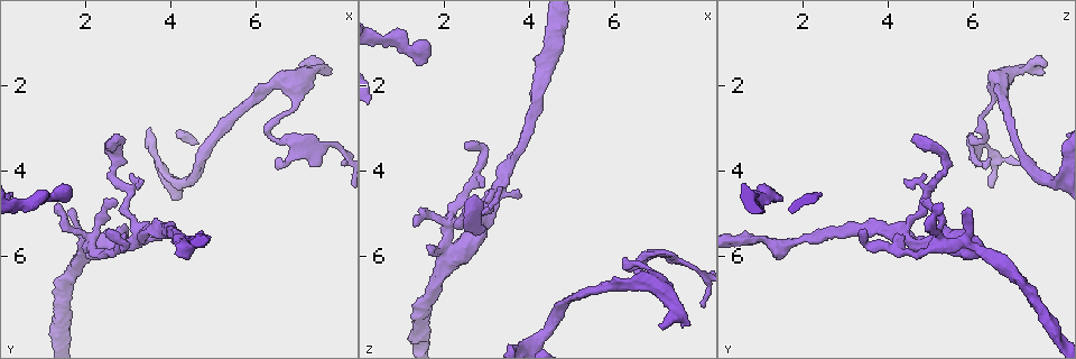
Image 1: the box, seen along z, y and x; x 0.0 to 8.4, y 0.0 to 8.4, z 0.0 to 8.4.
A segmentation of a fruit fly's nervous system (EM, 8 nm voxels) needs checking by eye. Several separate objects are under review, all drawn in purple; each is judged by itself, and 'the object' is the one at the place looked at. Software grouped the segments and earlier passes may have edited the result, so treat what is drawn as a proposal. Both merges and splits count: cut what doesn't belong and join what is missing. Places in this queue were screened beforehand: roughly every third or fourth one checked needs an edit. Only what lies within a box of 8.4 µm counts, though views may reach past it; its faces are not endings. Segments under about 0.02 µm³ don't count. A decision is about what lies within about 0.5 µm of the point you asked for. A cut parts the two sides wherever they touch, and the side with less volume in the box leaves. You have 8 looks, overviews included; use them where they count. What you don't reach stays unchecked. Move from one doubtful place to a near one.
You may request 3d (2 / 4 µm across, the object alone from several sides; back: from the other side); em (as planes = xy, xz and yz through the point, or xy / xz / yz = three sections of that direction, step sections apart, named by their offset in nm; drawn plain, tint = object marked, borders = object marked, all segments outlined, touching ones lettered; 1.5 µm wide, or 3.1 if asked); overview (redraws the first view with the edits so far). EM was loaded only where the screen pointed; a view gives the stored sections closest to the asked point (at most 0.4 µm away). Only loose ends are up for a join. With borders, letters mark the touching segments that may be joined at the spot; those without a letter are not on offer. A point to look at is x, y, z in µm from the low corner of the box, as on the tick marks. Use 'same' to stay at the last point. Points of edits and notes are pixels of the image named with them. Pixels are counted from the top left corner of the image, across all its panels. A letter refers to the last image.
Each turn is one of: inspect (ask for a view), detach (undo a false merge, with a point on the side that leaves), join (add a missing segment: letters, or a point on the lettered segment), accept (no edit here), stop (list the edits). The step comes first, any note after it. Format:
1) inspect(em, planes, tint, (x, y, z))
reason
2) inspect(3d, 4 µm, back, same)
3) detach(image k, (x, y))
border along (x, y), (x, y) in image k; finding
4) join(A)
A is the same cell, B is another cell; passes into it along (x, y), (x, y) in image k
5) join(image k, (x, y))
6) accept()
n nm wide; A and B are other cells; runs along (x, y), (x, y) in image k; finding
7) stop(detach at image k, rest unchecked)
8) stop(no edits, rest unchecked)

inspect(em, planes, tint, (3.85, 5.55, 4.55))
free end

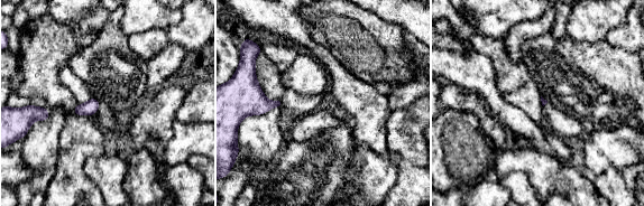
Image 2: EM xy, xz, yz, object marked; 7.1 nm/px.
inspect(em, planes, borders, same)
see the neighbours

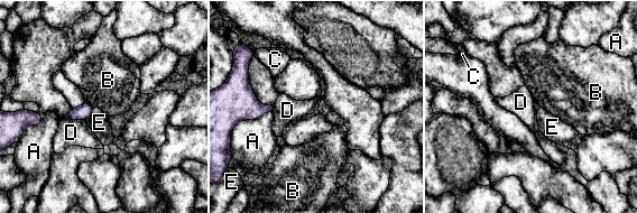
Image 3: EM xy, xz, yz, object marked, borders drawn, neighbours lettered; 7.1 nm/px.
accept()
A, B, C, D and E are other cells; border along (64, 118), (84, 120) in image 3; none of them fits

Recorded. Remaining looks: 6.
inspect(3d, 4 µm, (7.80, 1.70, 7.60))
free end

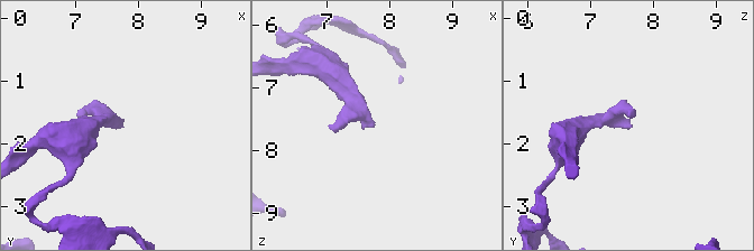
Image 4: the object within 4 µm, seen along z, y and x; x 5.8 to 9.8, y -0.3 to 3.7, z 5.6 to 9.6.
inspect(em, planes, borders, (7.75, 1.75, 7.60))
now the EM

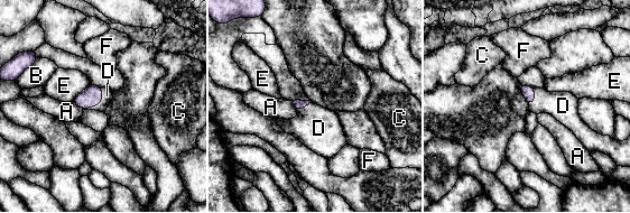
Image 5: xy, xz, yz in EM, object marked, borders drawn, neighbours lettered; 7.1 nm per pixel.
join(D)
D is the same cell, A, B, C, E and F are other cells; the neuron continues

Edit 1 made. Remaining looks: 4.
inspect(overview)

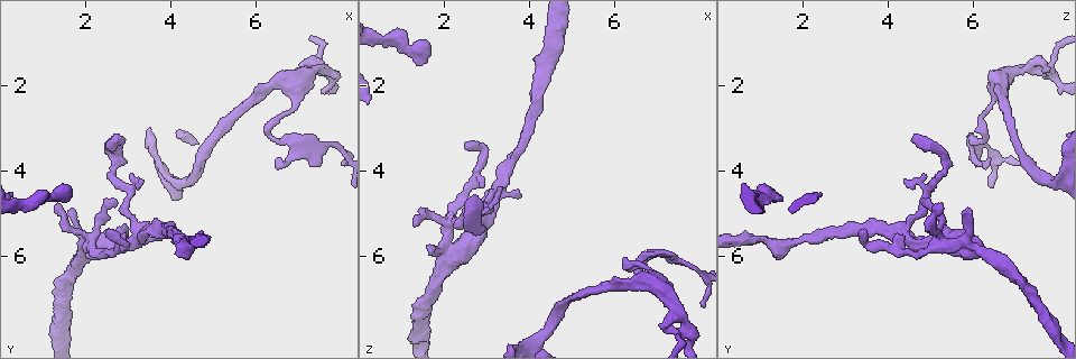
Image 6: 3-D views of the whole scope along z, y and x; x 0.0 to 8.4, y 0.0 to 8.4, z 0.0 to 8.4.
inspect(em, planes, plain, (2.70, 3.85, 5.40))
abrupt turn

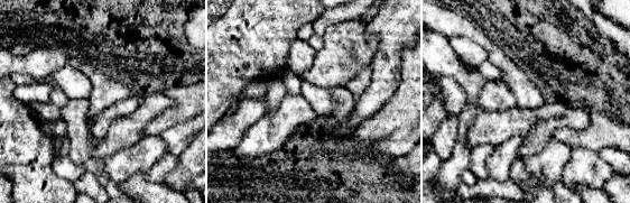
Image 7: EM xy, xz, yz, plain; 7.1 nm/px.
inspect(em, planes, tint, same)
where the object lies

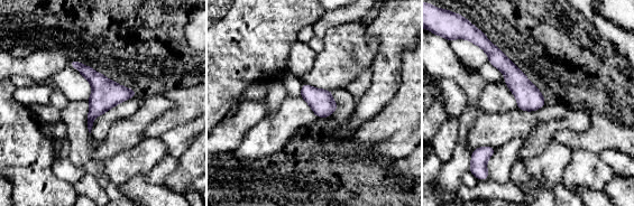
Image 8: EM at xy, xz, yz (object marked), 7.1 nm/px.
inspect(em, planes, borders, same)

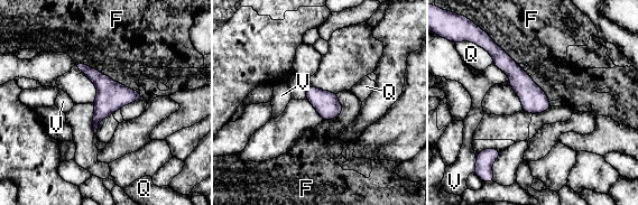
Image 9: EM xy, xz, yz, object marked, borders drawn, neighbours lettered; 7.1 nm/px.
accept()
180 nm wide; F, Q and V are other cells; runs along (495, 50), (544, 108) in image 9; one neuron here

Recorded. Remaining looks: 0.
stop(join at image 5, rest unchecked)

